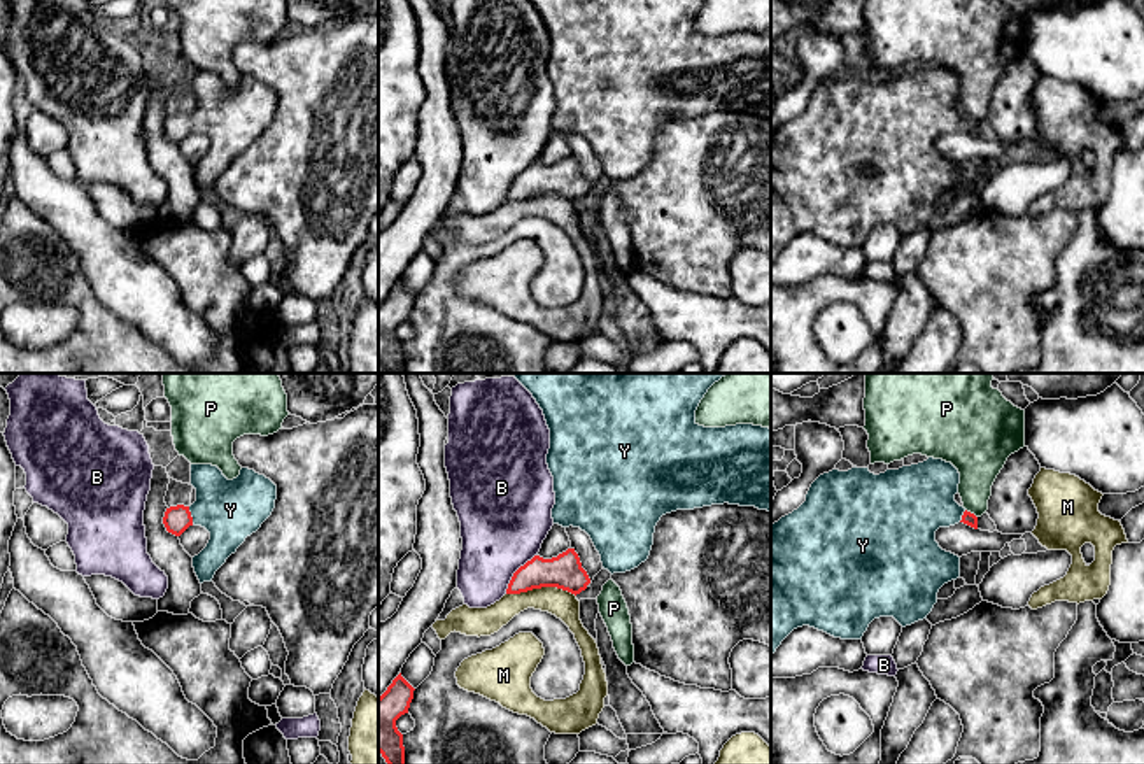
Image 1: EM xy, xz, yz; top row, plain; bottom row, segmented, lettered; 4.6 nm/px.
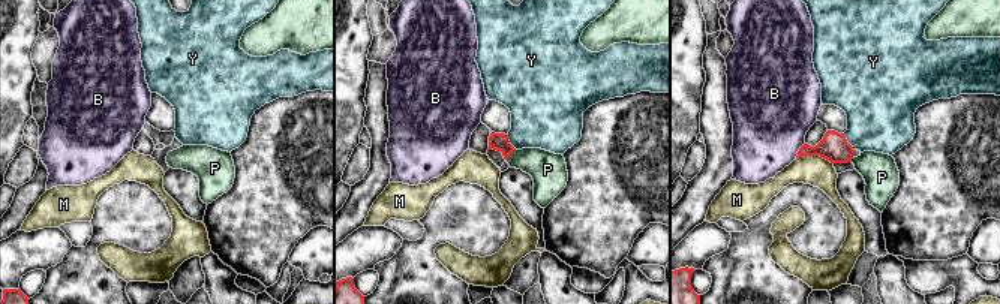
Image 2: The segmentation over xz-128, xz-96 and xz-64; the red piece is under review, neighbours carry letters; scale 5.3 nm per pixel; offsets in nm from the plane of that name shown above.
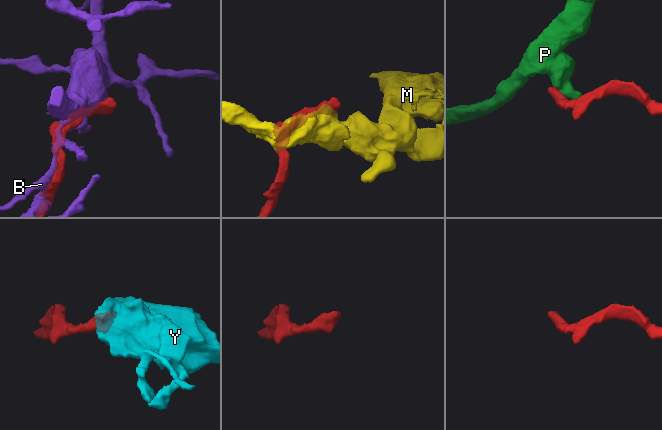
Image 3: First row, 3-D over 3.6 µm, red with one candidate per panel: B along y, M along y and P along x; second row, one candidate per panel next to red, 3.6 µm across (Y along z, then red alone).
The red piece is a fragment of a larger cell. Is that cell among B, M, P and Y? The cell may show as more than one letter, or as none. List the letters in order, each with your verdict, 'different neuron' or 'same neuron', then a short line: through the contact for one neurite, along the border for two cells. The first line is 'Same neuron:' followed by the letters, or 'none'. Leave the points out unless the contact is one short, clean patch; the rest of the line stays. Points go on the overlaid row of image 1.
Same neuron: Y
B: different neuron
M: different neuron; line xz (507, 593), (561, 587), (575, 596)
P: different neuron; line yz (966, 509), (976, 517)
Y: same neuron; line xy (177, 519), (190, 516), (209, 510), (230, 510)

